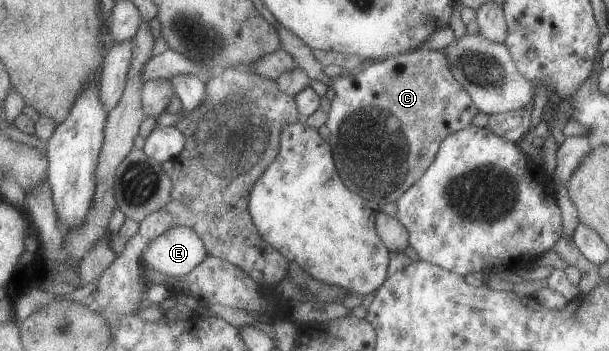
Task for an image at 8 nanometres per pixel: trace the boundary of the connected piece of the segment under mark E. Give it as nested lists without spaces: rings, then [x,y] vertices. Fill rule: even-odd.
[[[173,227],[159,235],[140,259],[141,267],[172,277],[195,270],[209,254],[198,232],[191,227]]]

